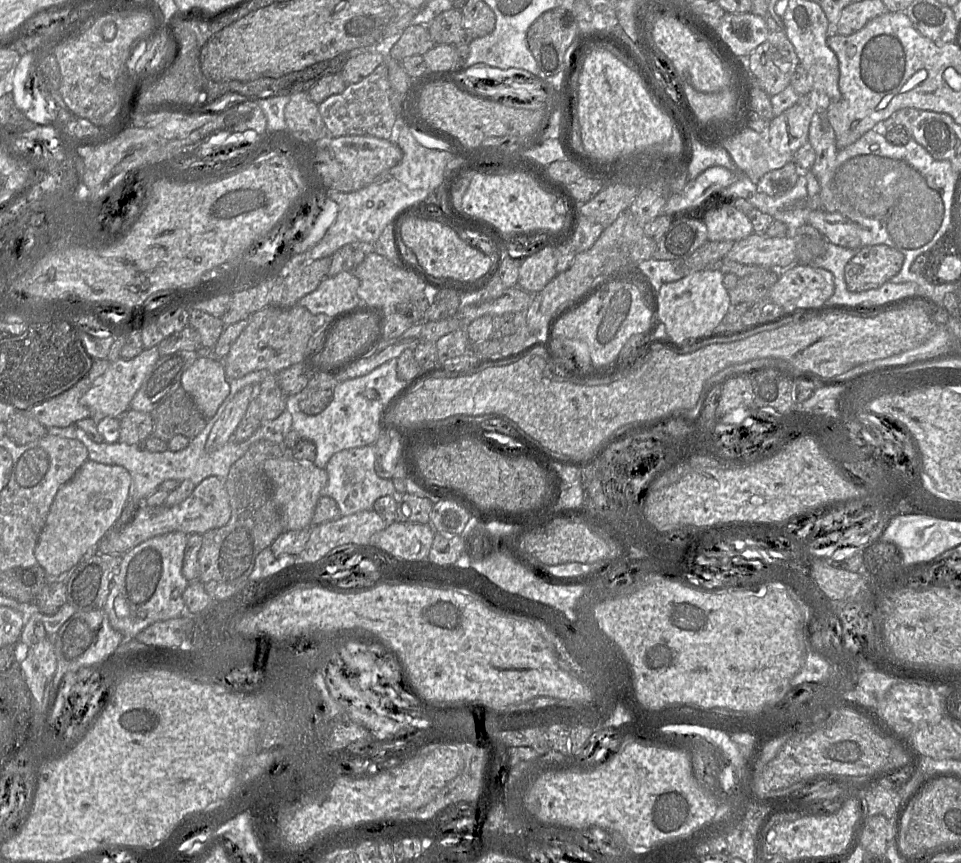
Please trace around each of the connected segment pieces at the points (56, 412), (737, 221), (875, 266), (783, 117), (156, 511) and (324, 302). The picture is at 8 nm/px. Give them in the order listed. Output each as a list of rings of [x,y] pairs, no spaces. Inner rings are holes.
[[[95,359],[92,362],[92,366],[89,372],[86,374],[86,376],[84,376],[80,381],[78,381],[71,388],[60,393],[55,397],[52,397],[51,399],[45,400],[42,403],[35,404],[28,411],[18,411],[18,412],[27,412],[29,415],[31,415],[34,419],[36,419],[38,422],[40,422],[42,425],[44,425],[47,428],[67,427],[75,424],[77,421],[91,417],[91,413],[89,409],[80,403],[80,398],[91,388],[93,382],[107,370],[109,365],[110,365],[110,361],[108,359]]]
[[[732,205],[711,211],[706,215],[708,241],[739,241],[754,232],[747,215]]]
[[[885,245],[860,247],[844,269],[847,288],[851,292],[862,292],[881,287],[899,273],[904,255]]]
[[[813,91],[808,96],[801,97],[802,99],[794,106],[769,121],[767,140],[773,149],[779,153],[797,154],[800,149],[804,148],[808,144],[808,133],[812,117],[815,113],[819,113],[825,118],[825,112],[829,104],[832,103],[827,99],[820,98]]]
[[[211,476],[204,479],[194,488],[191,495],[179,504],[172,507],[149,507],[142,504],[133,519],[121,530],[110,530],[96,545],[96,552],[100,554],[124,555],[142,542],[168,534],[171,532],[183,532],[187,535],[205,532],[223,527],[231,517],[229,496],[225,488],[225,479]]]
[[[353,272],[326,276],[318,287],[298,301],[298,305],[313,314],[328,318],[363,305],[358,296],[359,279]]]

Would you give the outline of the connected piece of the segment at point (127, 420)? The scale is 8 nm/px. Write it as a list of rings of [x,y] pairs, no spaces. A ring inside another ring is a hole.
[[[128,409],[120,418],[119,441],[141,445],[153,434],[154,422],[151,413]]]

